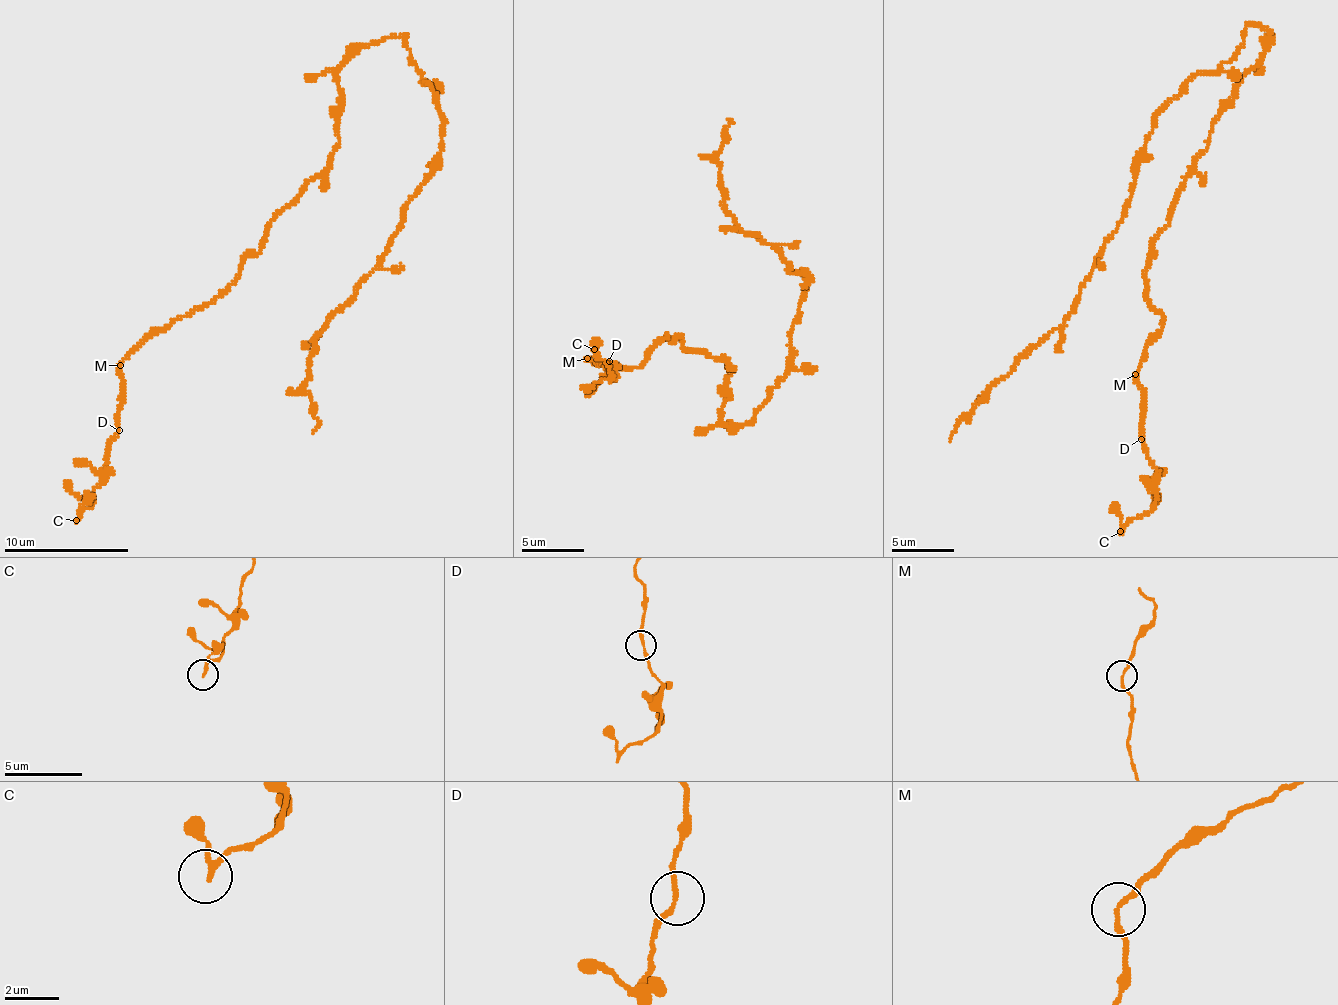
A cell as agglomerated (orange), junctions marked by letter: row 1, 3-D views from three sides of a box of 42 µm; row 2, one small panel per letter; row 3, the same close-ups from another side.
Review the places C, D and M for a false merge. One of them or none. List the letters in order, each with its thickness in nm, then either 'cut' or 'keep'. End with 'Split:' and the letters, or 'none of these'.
C: 170 nm thick; keep
D: 180 nm thick; keep
M: 150 nm thick; keep
Split: none of these

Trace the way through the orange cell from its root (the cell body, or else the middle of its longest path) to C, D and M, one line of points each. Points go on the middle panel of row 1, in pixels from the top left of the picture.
C: (726, 426), (734, 372), (726, 361), (667, 335), (639, 367), (588, 361), (609, 361), (612, 380), (594, 349)
D: (726, 426), (734, 372), (726, 361), (667, 335), (639, 367), (588, 361), (609, 361)
M: (726, 426), (734, 372), (686, 351), (682, 337), (661, 338), (639, 367), (609, 369), (588, 358)

